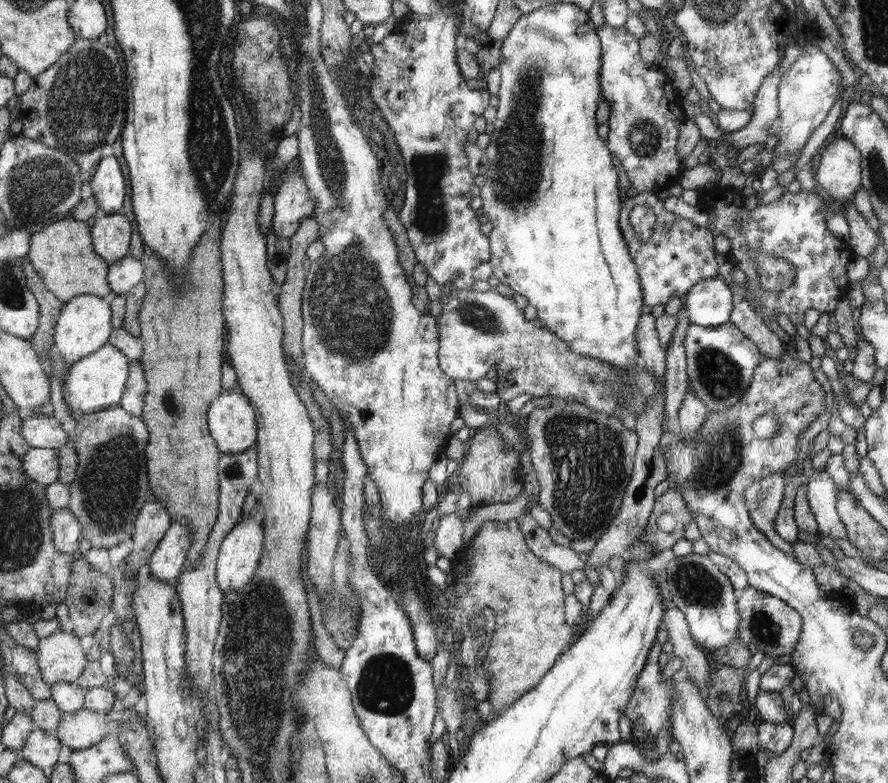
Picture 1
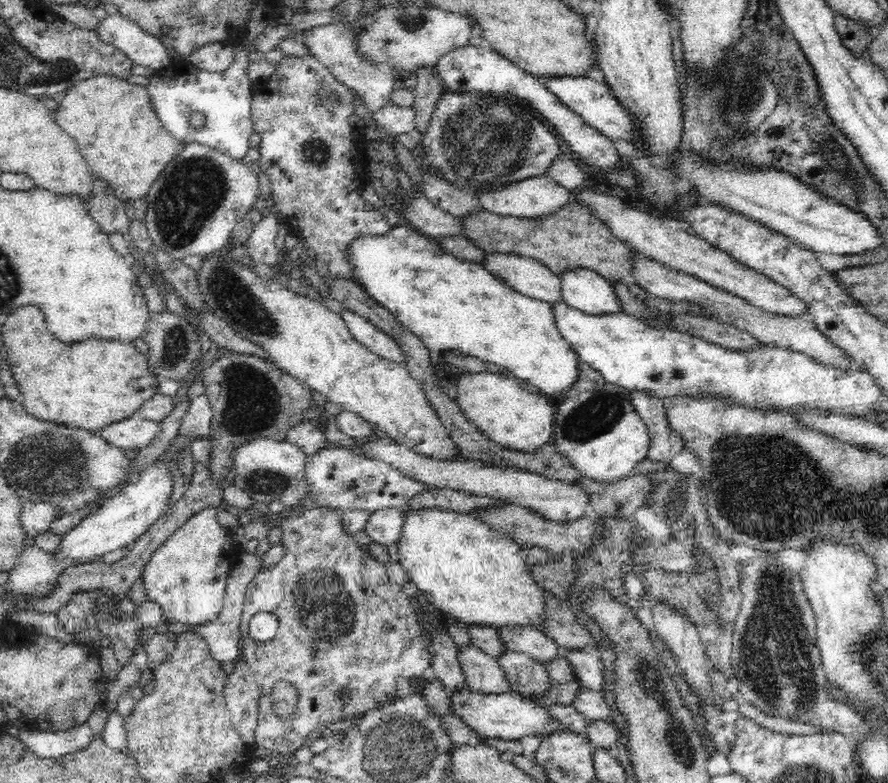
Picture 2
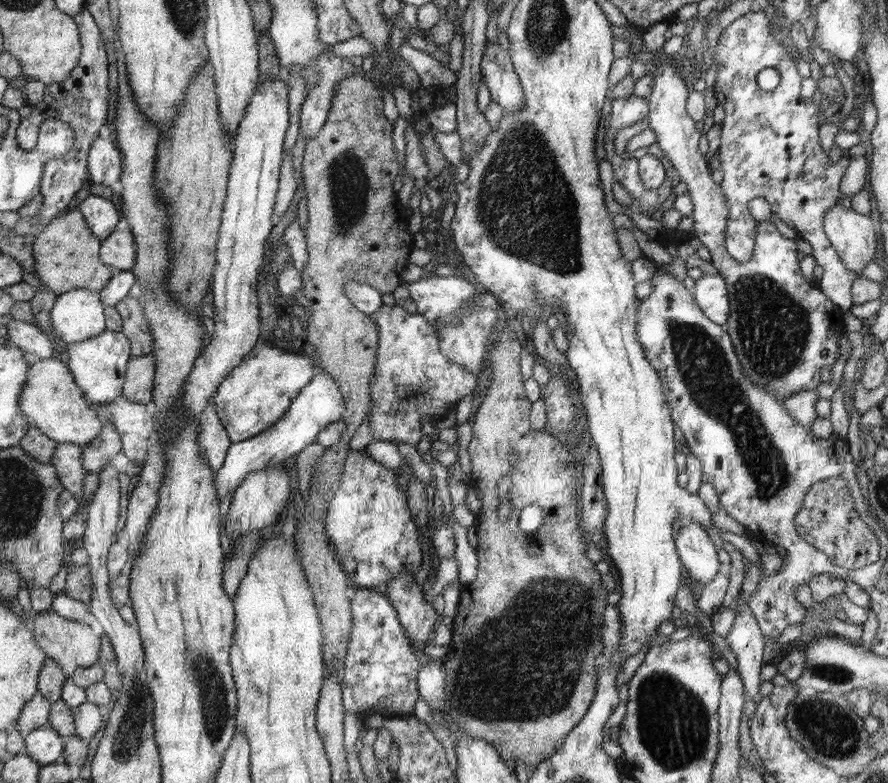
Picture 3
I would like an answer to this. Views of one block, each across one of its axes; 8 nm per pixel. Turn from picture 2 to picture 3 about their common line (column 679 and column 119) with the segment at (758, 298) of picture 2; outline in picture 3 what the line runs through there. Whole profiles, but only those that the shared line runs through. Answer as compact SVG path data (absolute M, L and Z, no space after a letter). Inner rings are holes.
M126 222L118 224L105 240L102 240L102 249L99 251L99 258L115 272L130 271L137 260L136 246L134 246L134 234L130 234L128 228L124 228Z

